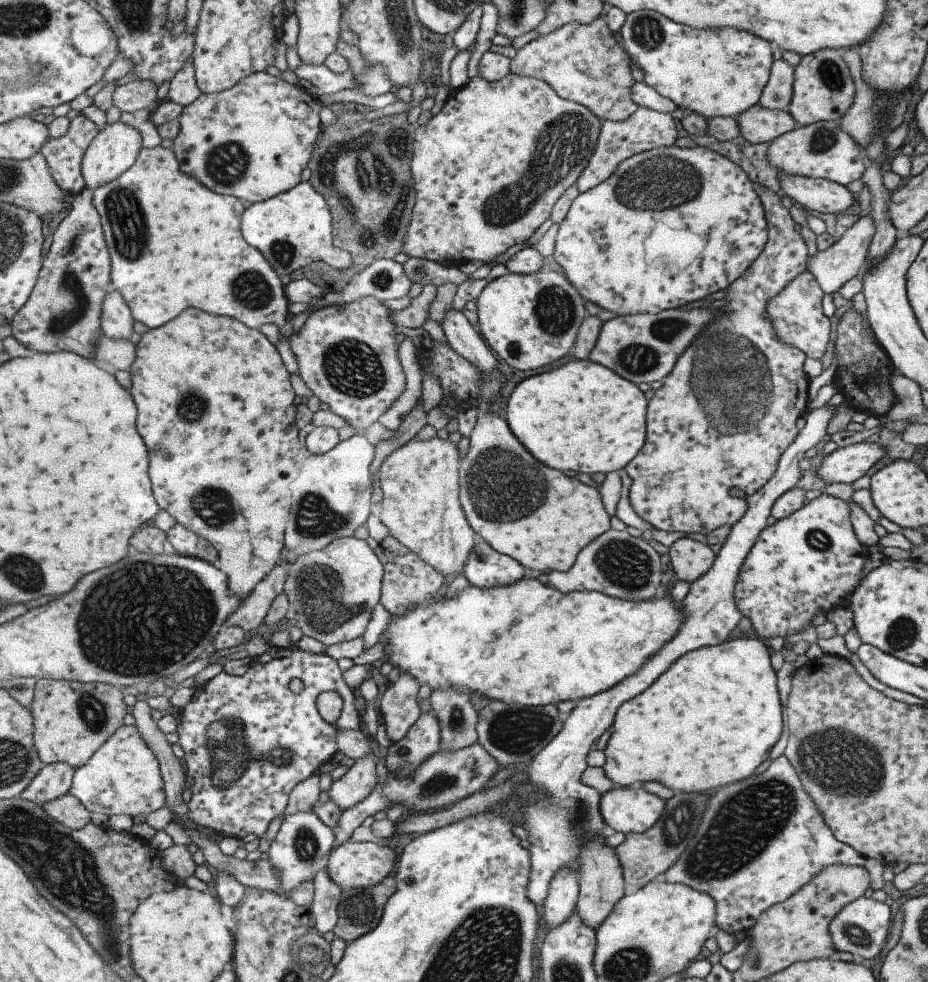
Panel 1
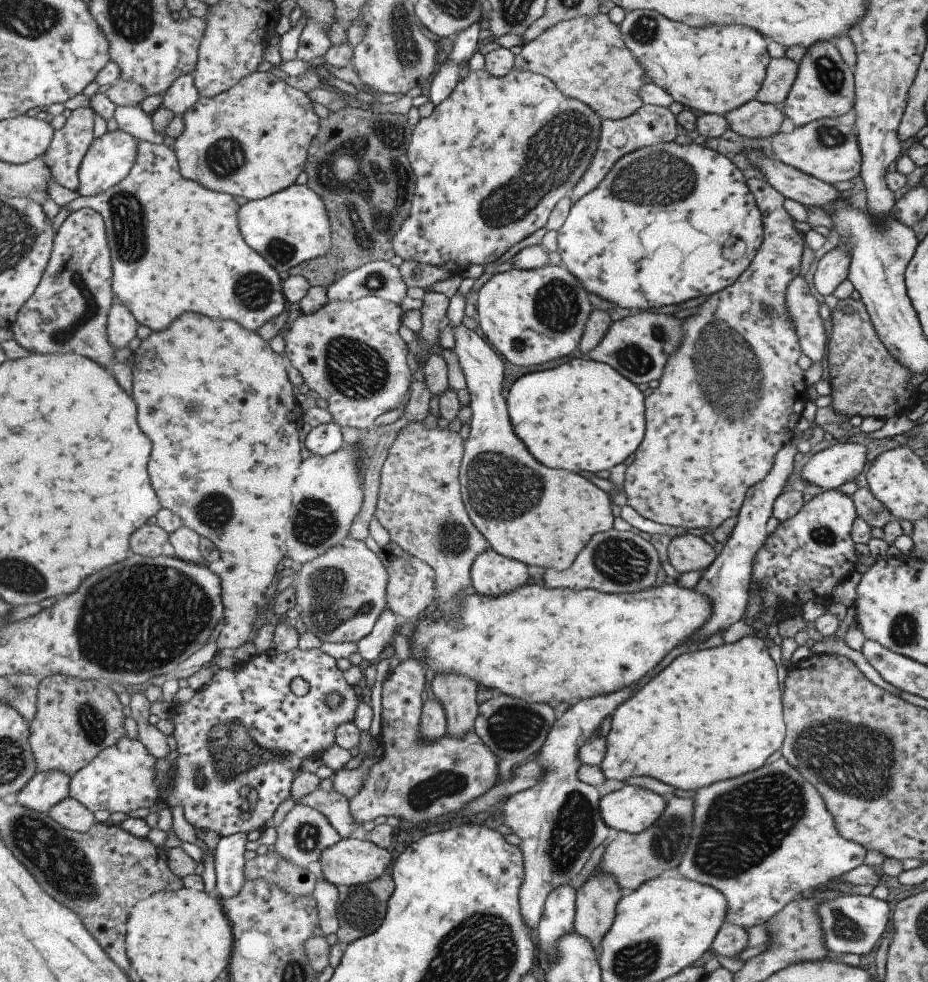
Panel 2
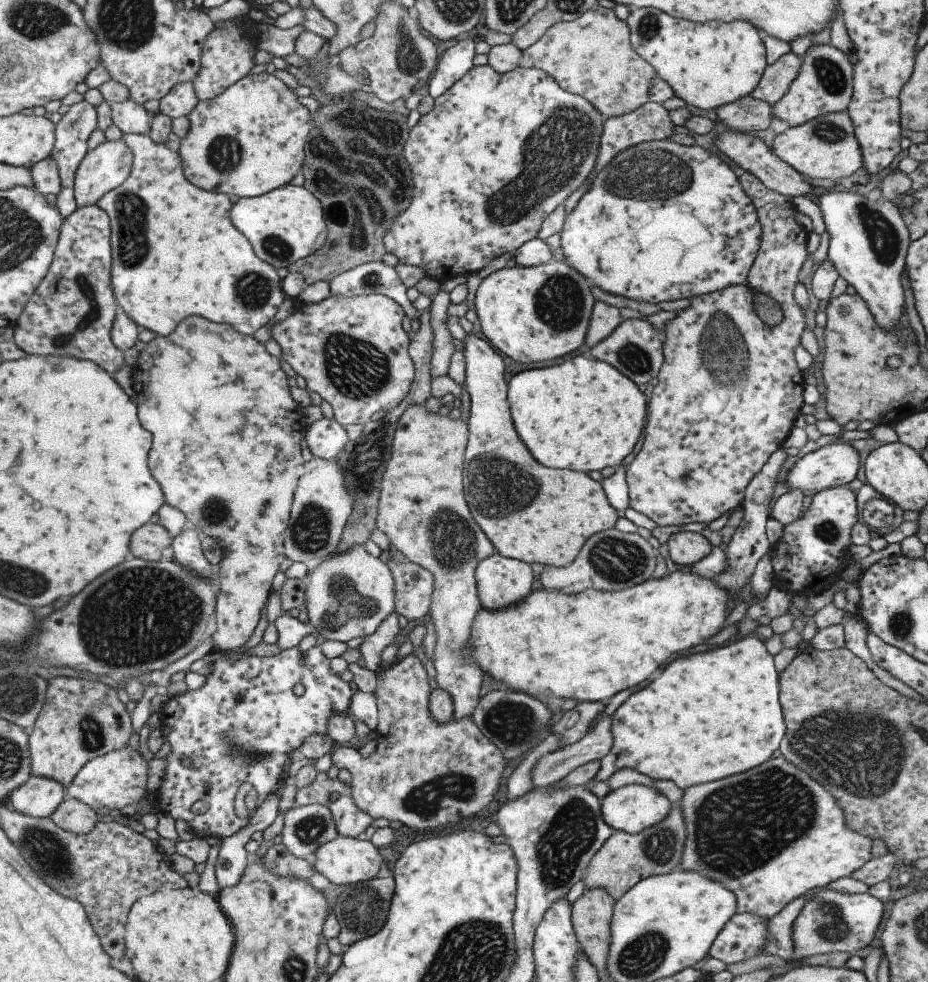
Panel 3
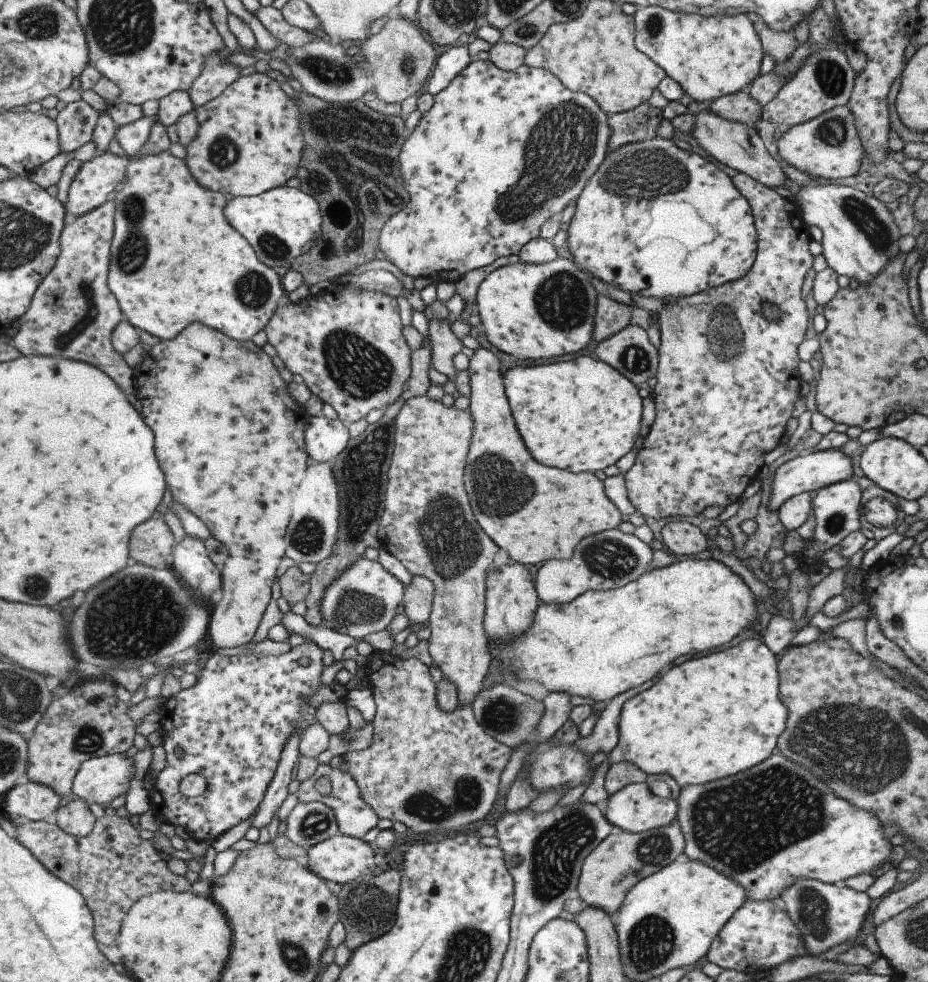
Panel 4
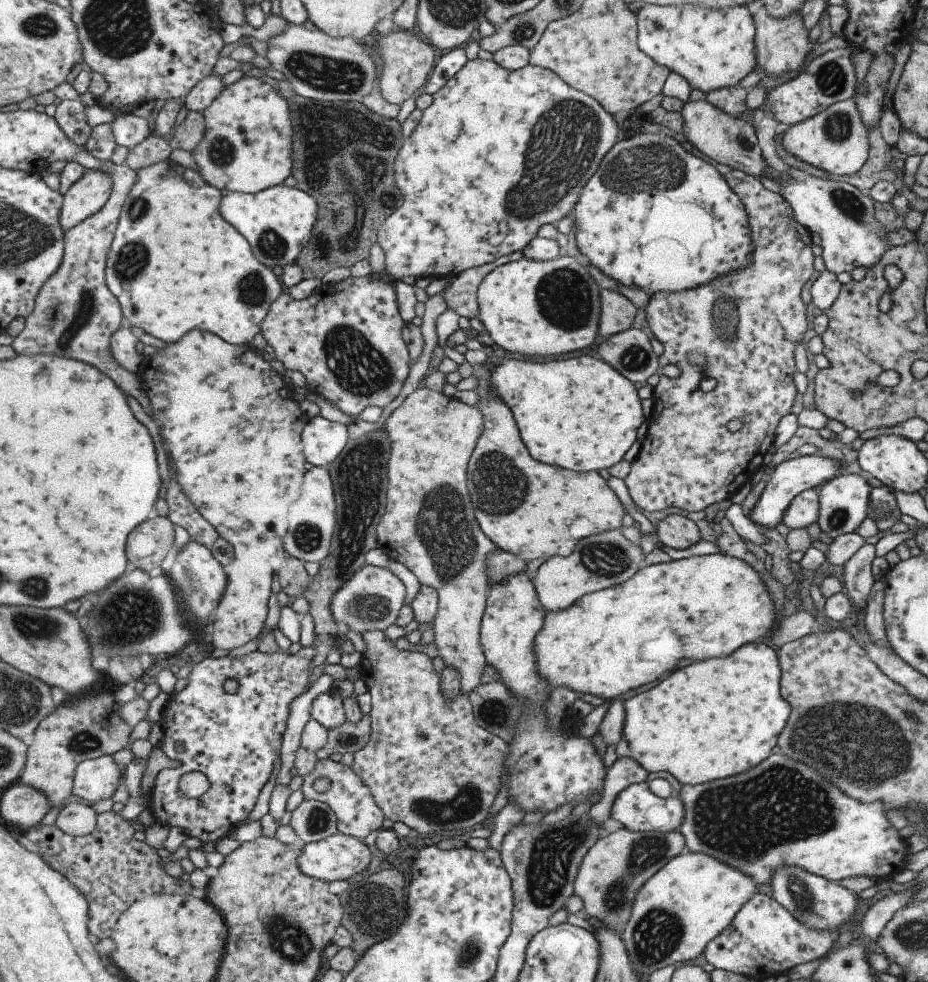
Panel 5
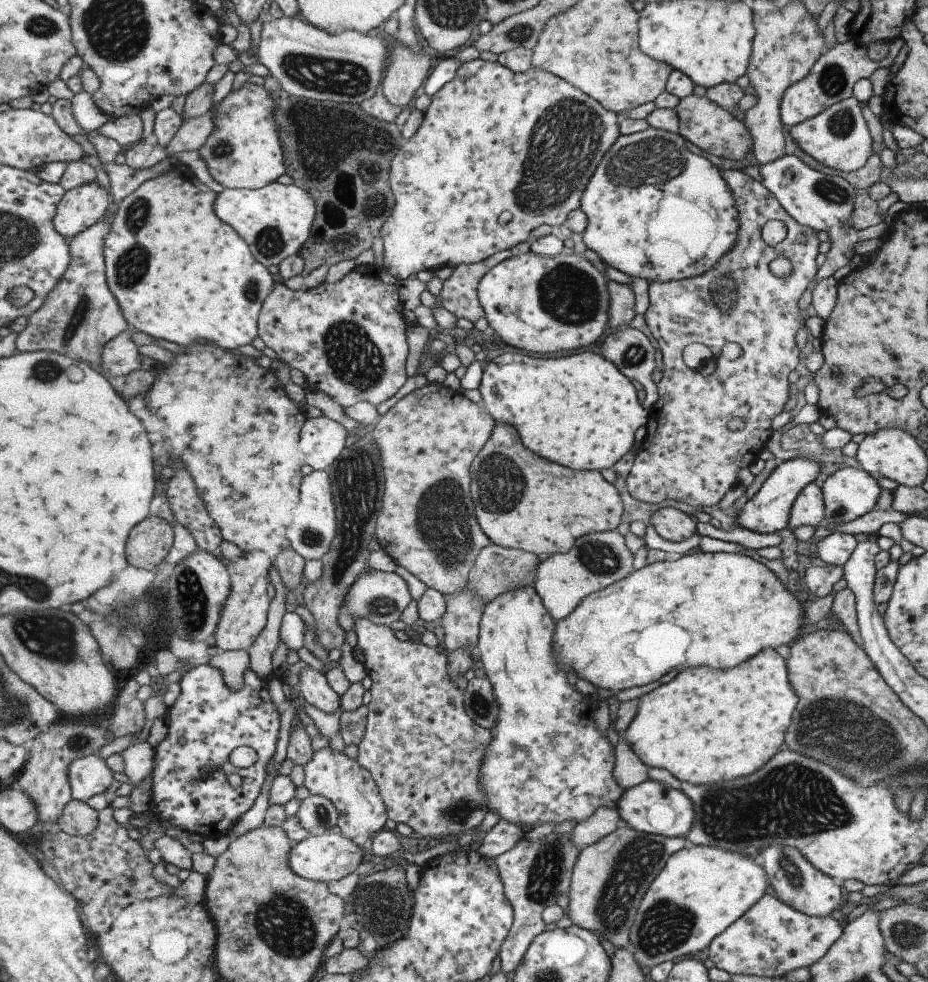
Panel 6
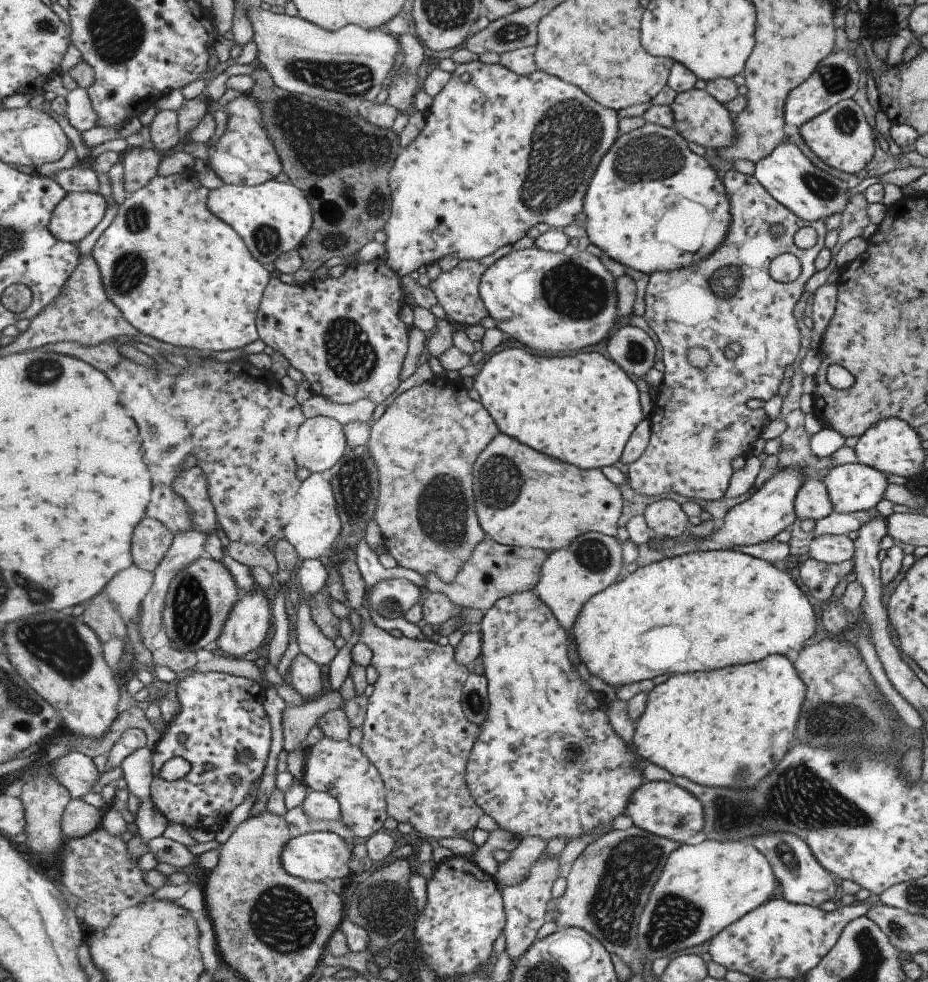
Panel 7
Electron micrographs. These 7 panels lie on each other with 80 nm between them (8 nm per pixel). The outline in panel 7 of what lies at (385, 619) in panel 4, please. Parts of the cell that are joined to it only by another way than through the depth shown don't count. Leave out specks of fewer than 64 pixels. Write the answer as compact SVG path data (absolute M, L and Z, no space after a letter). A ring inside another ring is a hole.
M402 577L381 580L364 595L369 608L387 619L403 616L419 602L417 586Z

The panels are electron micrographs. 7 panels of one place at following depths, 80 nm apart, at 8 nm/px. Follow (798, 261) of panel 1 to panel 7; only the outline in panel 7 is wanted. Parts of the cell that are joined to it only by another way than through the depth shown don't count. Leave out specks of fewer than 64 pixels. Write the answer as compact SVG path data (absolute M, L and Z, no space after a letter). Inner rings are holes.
M729 169L720 182L724 186L730 210L730 225L722 245L707 258L699 258L689 267L669 273L650 274L644 291L642 317L661 344L664 372L657 387L657 395L652 401L653 409L648 415L649 440L640 456L627 468L626 480L635 494L659 496L675 492L689 501L719 500L733 474L731 460L739 456L744 459L751 456L753 443L759 438L761 428L769 422L763 403L777 394L785 368L795 362L799 352L799 331L791 311L804 291L805 283L816 272L815 257L823 248L826 233L823 221L801 220L788 208L781 206L755 180L754 175ZM771 224L781 225L785 230L783 236L771 238ZM801 226L811 226L816 232L816 242L811 248L799 249L793 245L793 234ZM781 253L792 254L800 264L800 274L788 283L775 282L768 275L771 259ZM730 342L737 342L741 346L741 353L734 360L723 357L723 349ZM693 346L702 346L711 355L711 361L703 371L691 367L686 361L685 353Z

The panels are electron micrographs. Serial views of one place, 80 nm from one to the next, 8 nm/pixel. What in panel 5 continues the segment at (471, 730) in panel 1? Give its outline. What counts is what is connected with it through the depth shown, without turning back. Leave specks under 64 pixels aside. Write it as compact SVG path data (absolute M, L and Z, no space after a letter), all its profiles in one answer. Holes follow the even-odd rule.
M421 385L411 392L411 394L406 396L400 406L398 405L396 408L390 408L389 416L387 416L387 419L384 420L381 426L384 433L387 433L390 453L388 454L388 460L386 462L386 477L388 478L386 482L386 491L384 492L386 494L386 505L384 506L383 516L380 518L376 528L378 546L389 559L400 562L407 570L410 570L421 585L429 585L436 590L437 610L432 618L432 642L434 642L437 656L443 660L444 666L451 667L458 674L460 692L465 696L480 684L479 676L483 674L483 668L485 668L485 665L487 664L479 638L480 622L489 589L488 580L485 578L486 568L484 567L484 561L488 558L488 555L495 553L497 550L495 544L493 544L478 527L466 485L466 468L468 460L478 436L482 433L482 422L482 414L477 407L467 406L457 399L447 398L441 393L436 393Z

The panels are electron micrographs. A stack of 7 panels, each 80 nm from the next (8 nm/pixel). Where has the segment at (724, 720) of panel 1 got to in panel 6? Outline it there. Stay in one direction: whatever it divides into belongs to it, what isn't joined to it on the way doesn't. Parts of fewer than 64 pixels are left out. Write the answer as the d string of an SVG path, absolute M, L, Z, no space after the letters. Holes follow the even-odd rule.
M765 648L741 662L737 668L719 672L707 666L685 668L671 681L637 697L635 714L622 738L647 768L665 768L677 780L706 785L731 780L755 772L784 744L784 732L790 723L796 695L787 680L784 659L772 648Z

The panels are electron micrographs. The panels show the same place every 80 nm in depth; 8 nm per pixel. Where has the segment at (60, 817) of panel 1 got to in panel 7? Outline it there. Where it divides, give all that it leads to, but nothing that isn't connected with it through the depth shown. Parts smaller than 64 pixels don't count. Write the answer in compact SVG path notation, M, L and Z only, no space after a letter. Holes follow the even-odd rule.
M73 799L62 818L62 829L66 840L81 838L98 829L104 810L89 804L85 799Z

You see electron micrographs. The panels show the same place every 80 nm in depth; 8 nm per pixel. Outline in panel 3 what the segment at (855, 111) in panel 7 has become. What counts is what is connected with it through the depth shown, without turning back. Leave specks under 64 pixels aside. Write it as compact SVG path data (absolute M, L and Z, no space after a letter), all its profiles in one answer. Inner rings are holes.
M841 113L821 115L812 121L789 127L776 134L772 141L773 154L809 178L839 180L851 176L862 166L861 151L856 141L850 118Z

